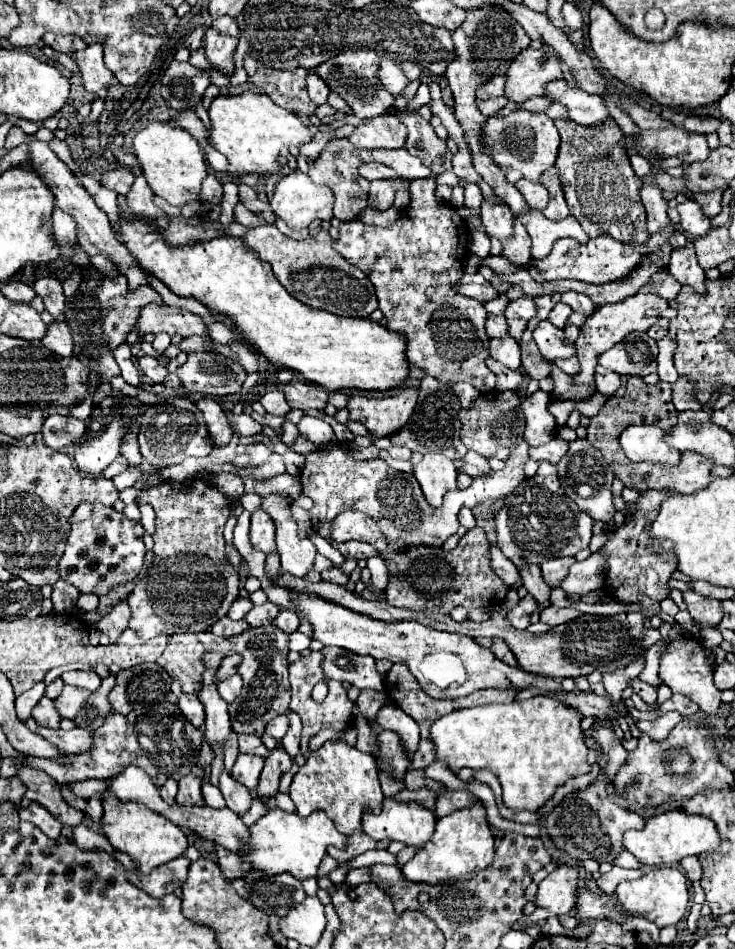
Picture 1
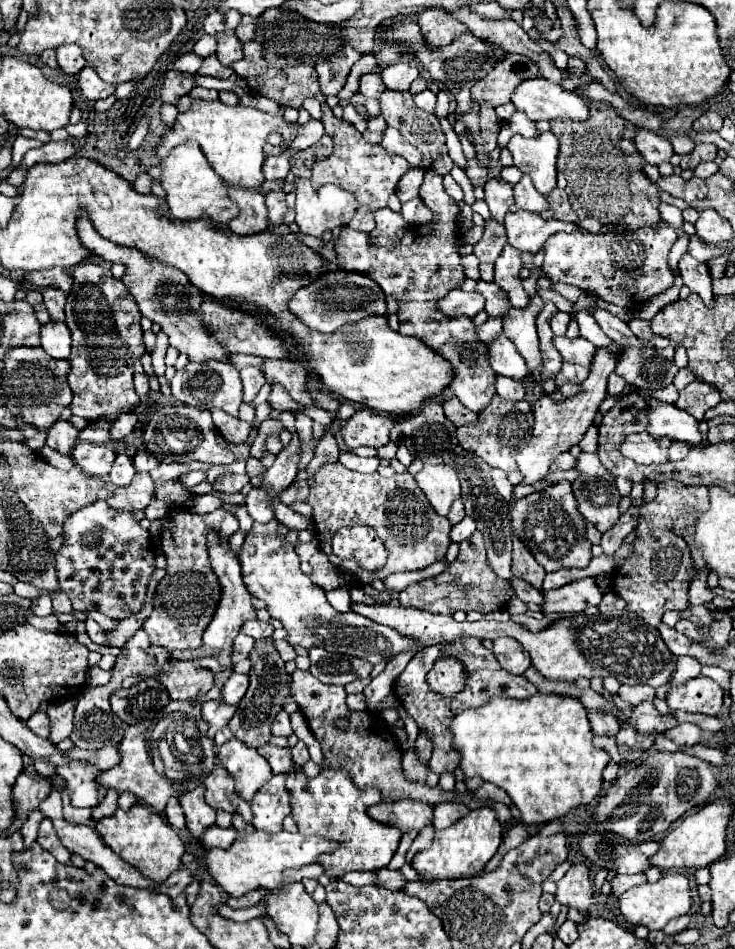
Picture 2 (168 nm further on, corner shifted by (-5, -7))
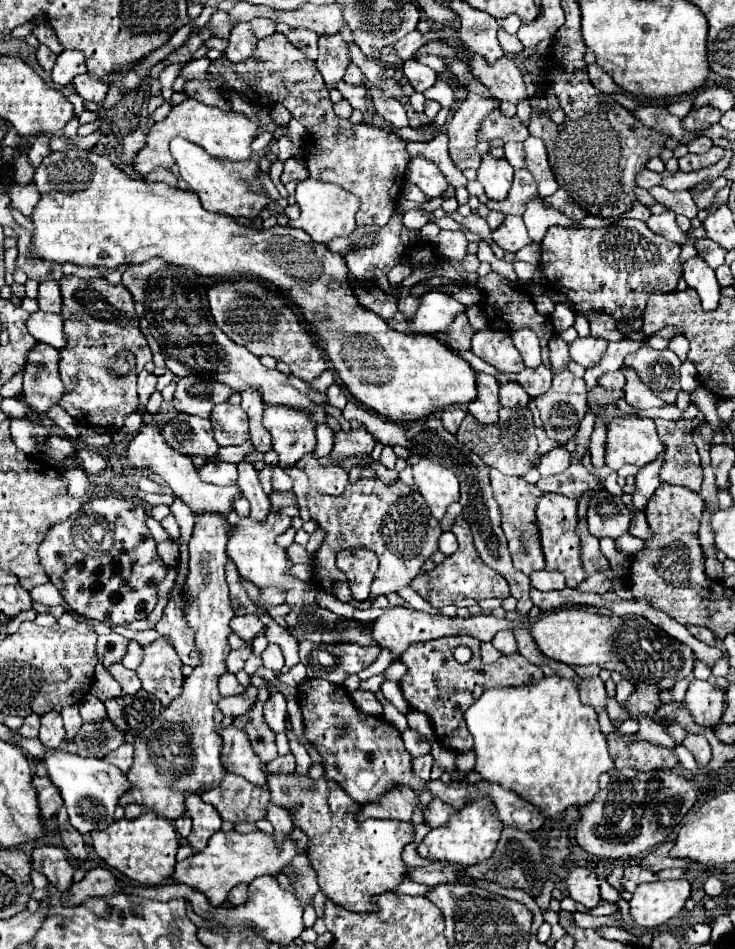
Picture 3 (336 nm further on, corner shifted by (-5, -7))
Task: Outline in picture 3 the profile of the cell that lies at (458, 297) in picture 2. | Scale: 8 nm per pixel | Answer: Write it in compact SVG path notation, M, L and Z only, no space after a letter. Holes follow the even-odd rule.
M430 291L424 293L420 299L420 307L416 311L416 315L408 321L408 327L412 333L438 333L444 331L448 327L448 323L452 323L452 319L462 313L466 307L462 303L458 303L456 299L452 299L446 293L440 291Z

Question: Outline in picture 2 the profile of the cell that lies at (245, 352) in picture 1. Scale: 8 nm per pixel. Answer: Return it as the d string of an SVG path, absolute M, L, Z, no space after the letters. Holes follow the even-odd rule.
M244 367L240 369L240 377L244 383L244 403L250 403L260 391L260 387L266 383L264 373L258 367Z

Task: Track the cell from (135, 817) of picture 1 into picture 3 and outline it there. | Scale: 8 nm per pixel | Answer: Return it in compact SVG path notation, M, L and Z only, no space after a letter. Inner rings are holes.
M148 811L132 821L128 819L114 821L106 831L100 833L94 831L92 847L96 855L102 861L106 861L106 865L120 871L128 879L150 887L150 885L162 885L172 875L176 863L176 851L180 843L178 843L178 833L174 829L174 823Z

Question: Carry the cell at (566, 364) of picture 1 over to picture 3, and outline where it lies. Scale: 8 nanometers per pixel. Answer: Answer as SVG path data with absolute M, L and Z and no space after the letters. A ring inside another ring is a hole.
M568 369L554 377L552 387L534 399L544 423L544 431L558 445L566 445L578 431L580 419L588 411L584 379Z

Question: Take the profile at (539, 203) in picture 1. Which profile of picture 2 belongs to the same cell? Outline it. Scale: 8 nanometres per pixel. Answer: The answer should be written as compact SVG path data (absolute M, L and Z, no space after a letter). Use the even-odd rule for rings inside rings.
M524 175L520 179L520 183L514 185L514 207L522 209L522 211L530 211L536 215L542 215L544 211L548 211L548 201L544 195L540 195L536 191L536 187L532 185L532 179L528 175Z

